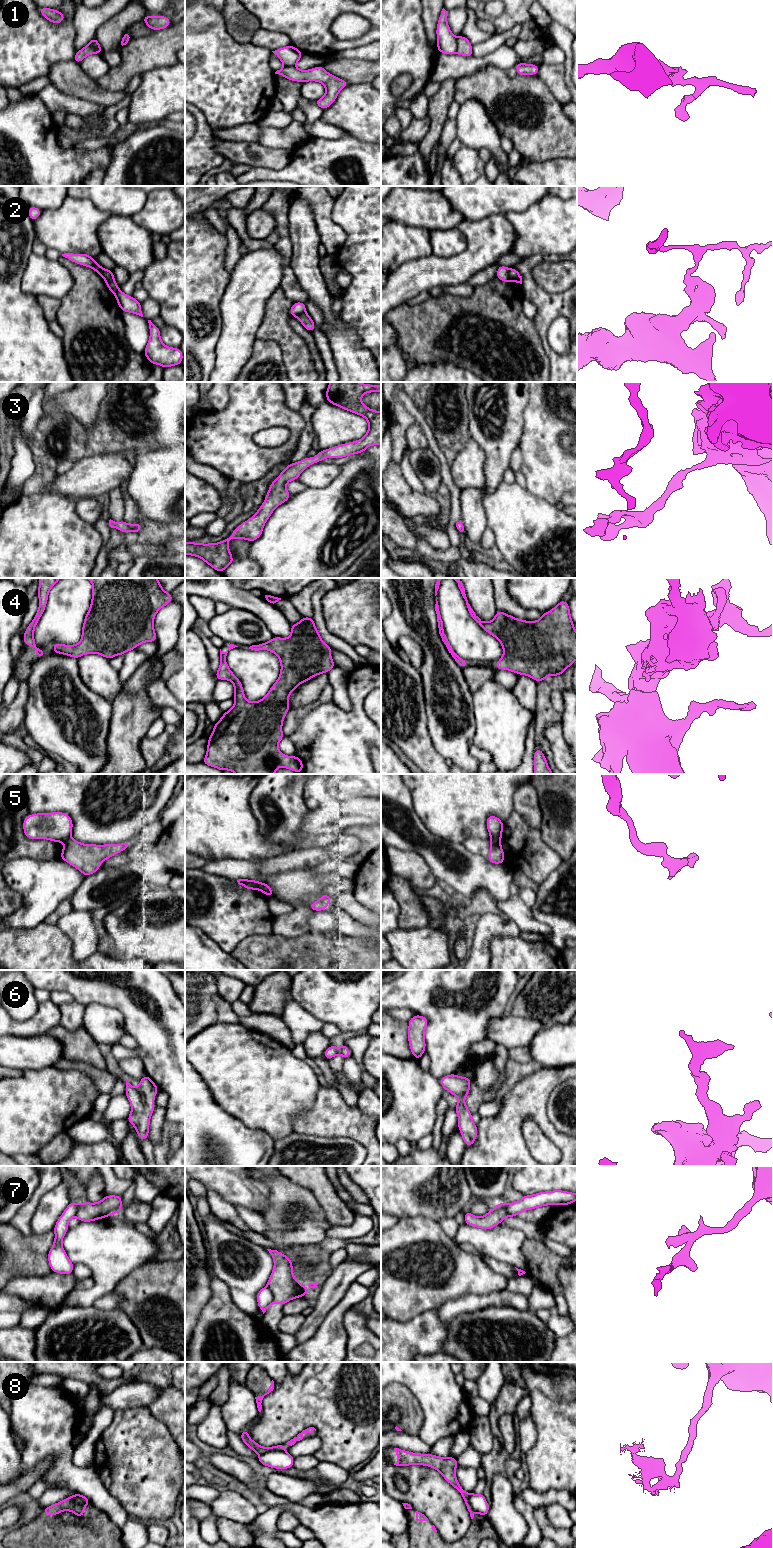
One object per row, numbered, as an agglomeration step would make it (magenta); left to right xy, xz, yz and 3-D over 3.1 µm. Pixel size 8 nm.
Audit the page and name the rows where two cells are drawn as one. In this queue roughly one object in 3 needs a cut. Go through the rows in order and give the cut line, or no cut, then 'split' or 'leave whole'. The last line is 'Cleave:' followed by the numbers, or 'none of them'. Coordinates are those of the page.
1: cut in yz along (457, 38), (457, 50), (455, 52); split
2: cut in yz along (508, 269), (509, 279); split
3: no cut; leave whole
4: no cut; leave whole
5: cut in yz along (500, 837), (490, 839); split
6: no cut; leave whole
7: cut in xz along (267, 1286), (274, 1301); split
8: cut in xz along (284, 1450), (270, 1450), (260, 1455); split
Cleave: 1, 2, 5, 7, 8

